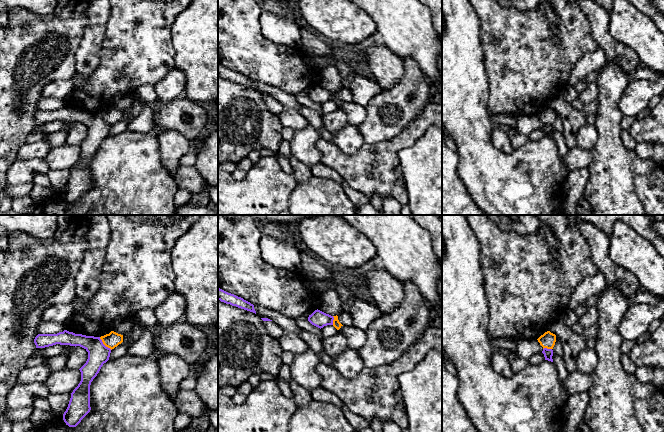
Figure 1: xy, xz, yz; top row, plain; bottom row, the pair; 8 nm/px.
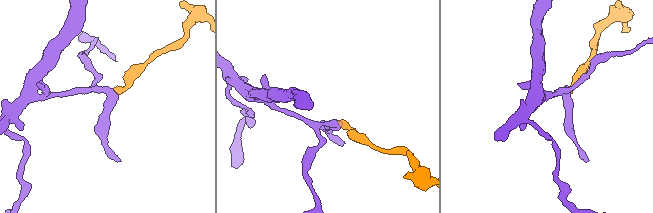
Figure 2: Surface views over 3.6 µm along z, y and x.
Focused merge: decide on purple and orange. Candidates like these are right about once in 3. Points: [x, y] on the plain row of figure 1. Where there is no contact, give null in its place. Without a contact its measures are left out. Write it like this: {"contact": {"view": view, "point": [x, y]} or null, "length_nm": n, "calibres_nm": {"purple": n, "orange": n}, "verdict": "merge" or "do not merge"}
{"contact": {"view": "xy", "point": [103, 120]}, "length_nm": 140, "calibres_nm": {"purple": 170, "orange": 120}, "verdict": "do not merge"}

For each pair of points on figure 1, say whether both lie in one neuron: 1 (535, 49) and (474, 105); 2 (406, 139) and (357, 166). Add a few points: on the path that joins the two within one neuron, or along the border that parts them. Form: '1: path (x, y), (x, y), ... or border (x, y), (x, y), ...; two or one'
1: border (484, 68), (488, 82), (487, 108), (489, 110); two
2: path (394, 145), (381, 158), (374, 158), (369, 163); one

